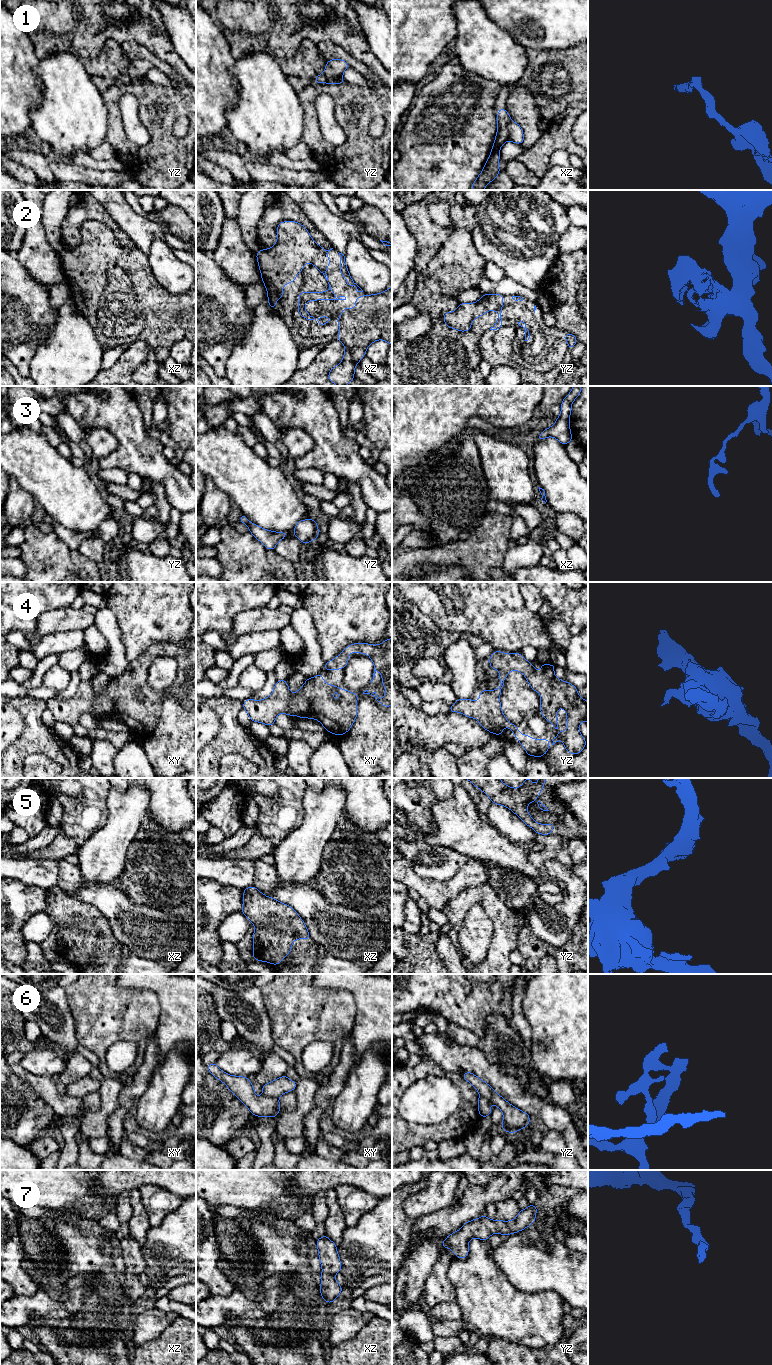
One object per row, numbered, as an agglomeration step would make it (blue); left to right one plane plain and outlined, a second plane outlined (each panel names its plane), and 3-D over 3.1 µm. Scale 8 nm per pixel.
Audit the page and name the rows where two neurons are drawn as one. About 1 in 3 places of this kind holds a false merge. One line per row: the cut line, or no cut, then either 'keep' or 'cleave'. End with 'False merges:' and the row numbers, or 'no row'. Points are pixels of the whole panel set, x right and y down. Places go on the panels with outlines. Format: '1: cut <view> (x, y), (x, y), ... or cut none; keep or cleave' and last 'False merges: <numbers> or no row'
1: cut xz (511, 121), (507, 125), (507, 139); cleave
2: cut none; keep
3: cut none; keep
4: cut none; keep
5: cut none; keep
6: cut xy (263, 1094), (277, 1098); cleave
7: cut none; keep
False merges: 1, 6

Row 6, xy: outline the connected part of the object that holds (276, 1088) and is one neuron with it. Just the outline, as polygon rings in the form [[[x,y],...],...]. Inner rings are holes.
[[[284,1075],[262,1086],[262,1093],[267,1097],[279,1098],[284,1093],[295,1090],[296,1086],[296,1082]]]

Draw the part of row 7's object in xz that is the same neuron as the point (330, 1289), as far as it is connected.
[[[325,1234],[316,1241],[316,1246],[322,1267],[320,1293],[324,1301],[331,1304],[343,1290],[335,1279],[335,1274],[341,1271],[342,1264],[337,1246]]]

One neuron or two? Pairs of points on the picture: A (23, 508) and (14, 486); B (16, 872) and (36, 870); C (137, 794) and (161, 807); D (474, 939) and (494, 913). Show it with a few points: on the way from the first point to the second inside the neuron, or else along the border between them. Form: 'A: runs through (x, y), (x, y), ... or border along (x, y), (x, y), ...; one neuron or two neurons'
A: runs through (19, 503), (15, 491); one neuron
B: runs through (21, 870), (31, 870); one neuron
C: border along (145, 788), (149, 794), (148, 812); two neurons
D: border along (476, 902), (481, 905), (492, 923), (492, 941); two neurons

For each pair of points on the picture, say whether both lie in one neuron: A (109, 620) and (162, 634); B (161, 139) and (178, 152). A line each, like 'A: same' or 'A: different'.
A: different
B: same

